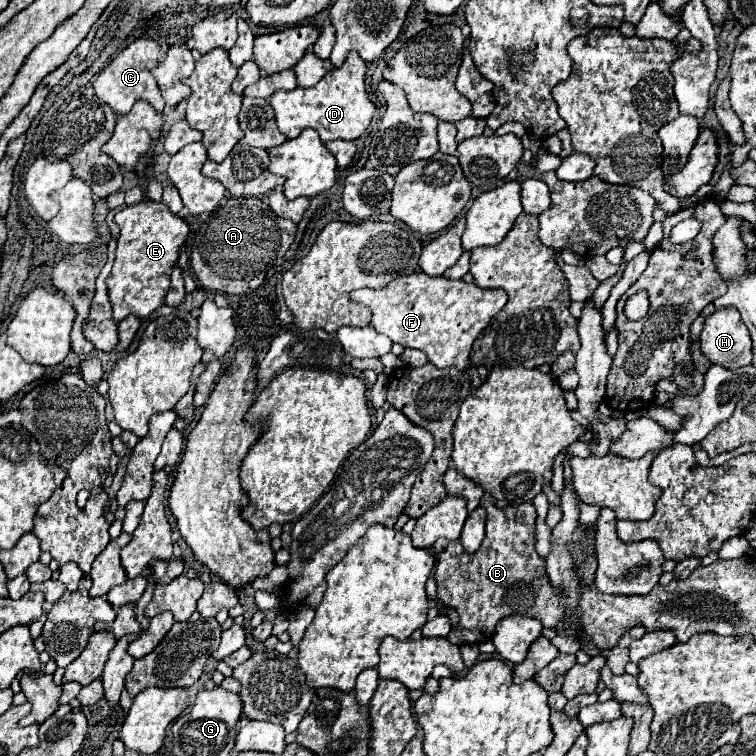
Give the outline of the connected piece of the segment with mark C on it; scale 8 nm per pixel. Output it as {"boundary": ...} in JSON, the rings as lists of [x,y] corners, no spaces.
{"boundary":[[[137,38],[133,40],[127,48],[123,48],[95,78],[93,88],[95,94],[107,102],[117,114],[125,114],[131,110],[135,100],[149,100],[151,106],[157,112],[163,112],[165,108],[165,100],[161,98],[161,92],[157,88],[157,82],[151,74],[151,68],[155,68],[157,64],[161,64],[165,60],[165,50],[151,38]]]}

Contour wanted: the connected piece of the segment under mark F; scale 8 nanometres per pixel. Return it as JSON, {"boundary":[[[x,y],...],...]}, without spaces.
{"boundary":[[[413,272],[409,276],[399,276],[381,290],[353,290],[351,300],[371,310],[371,326],[389,336],[391,342],[399,342],[403,348],[423,350],[437,368],[455,366],[457,370],[465,370],[471,364],[469,354],[475,338],[505,306],[507,294],[499,288],[489,290],[463,280],[433,278],[425,272]]]}

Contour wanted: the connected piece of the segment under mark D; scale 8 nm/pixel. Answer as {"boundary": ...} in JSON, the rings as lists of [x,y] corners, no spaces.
{"boundary":[[[353,50],[349,52],[347,60],[343,62],[341,68],[333,68],[327,72],[321,82],[313,88],[295,88],[295,90],[277,90],[271,98],[269,104],[275,110],[275,120],[279,130],[287,138],[295,138],[301,134],[305,128],[315,128],[321,136],[323,142],[329,140],[355,140],[359,138],[375,112],[375,104],[369,100],[369,94],[365,90],[365,62],[361,56]]]}

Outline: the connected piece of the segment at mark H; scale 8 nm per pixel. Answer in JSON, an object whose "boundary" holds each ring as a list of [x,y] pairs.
{"boundary":[[[719,308],[703,322],[701,352],[711,364],[741,368],[751,364],[751,338],[735,308]]]}

